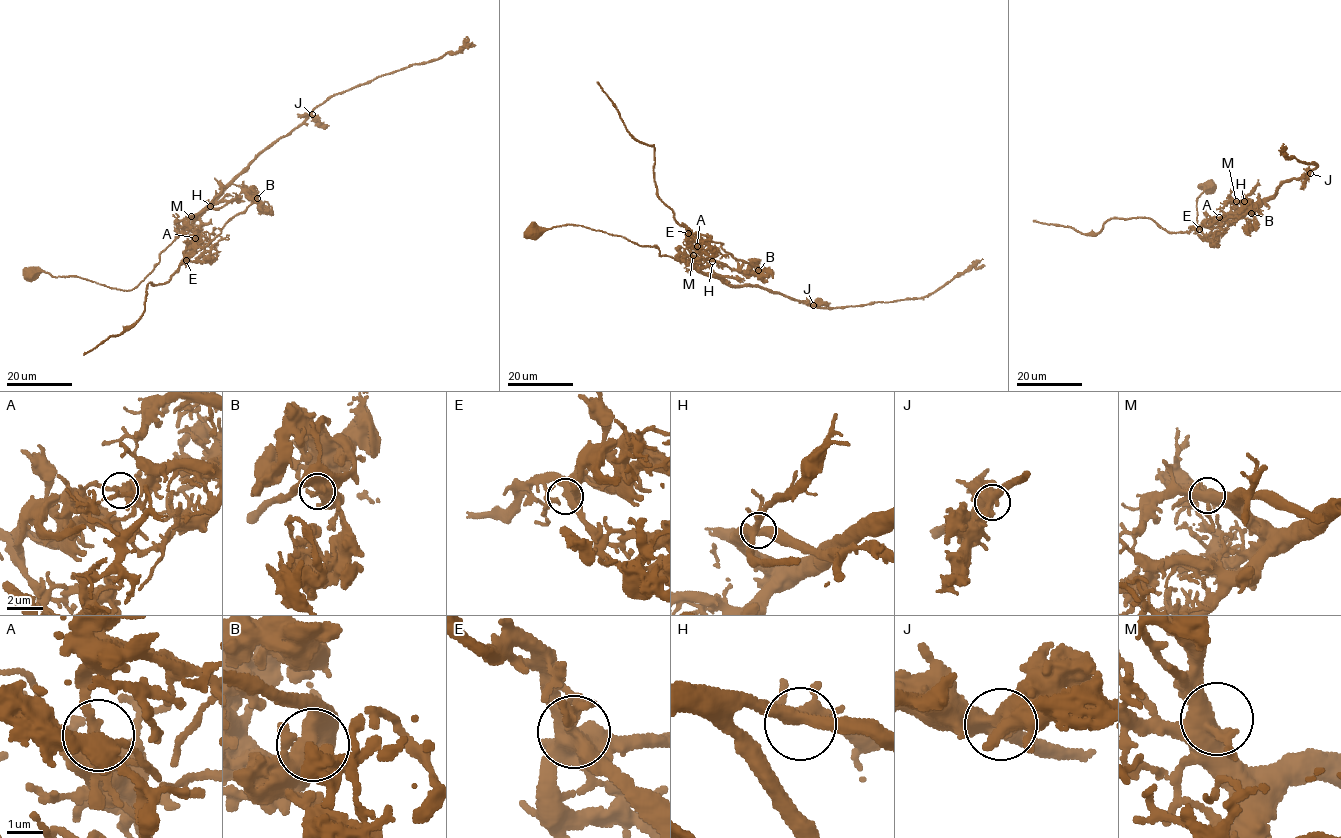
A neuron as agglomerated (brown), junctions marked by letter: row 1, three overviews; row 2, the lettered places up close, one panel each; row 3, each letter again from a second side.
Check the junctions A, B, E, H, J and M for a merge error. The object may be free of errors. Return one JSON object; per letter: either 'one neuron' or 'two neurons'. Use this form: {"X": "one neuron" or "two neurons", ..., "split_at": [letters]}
{"A": "two neurons", "B": "one neuron", "E": "one neuron", "H": "one neuron", "J": "one neuron", "M": "one neuron", "split_at": ["A"]}

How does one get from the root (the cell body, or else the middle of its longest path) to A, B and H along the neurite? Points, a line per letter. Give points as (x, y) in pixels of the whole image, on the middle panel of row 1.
A: (532, 232), (582, 225), (641, 246), (653, 245), (661, 256), (687, 261), (699, 258), (697, 247)
B: (532, 232), (582, 225), (641, 246), (653, 245), (661, 256), (693, 266), (707, 259), (744, 272), (758, 270)
H: (532, 232), (580, 225), (641, 246), (653, 245), (661, 256), (693, 266), (702, 260), (712, 261)

